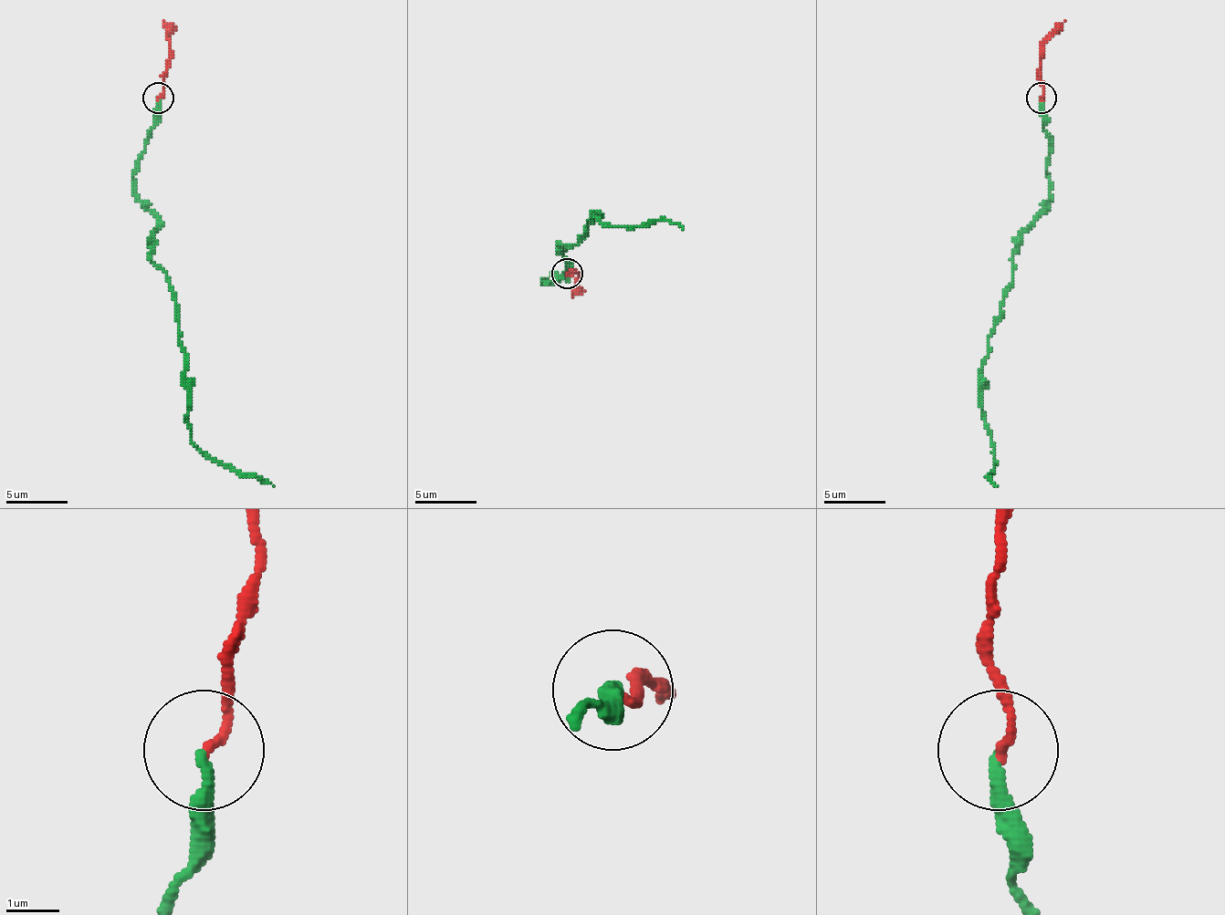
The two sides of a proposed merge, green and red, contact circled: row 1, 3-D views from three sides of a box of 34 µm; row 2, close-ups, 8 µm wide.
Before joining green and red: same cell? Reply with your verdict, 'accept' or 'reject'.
accept

